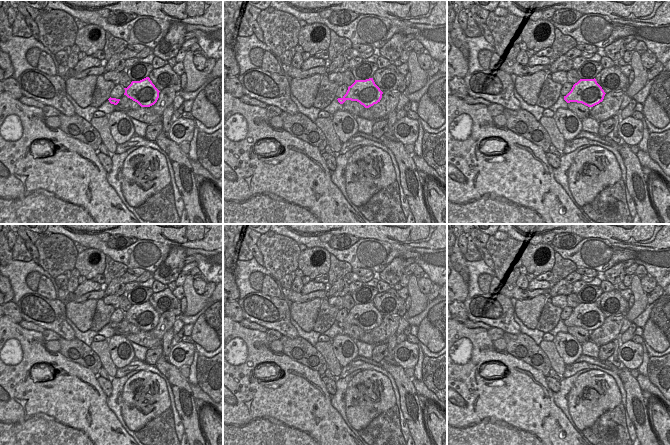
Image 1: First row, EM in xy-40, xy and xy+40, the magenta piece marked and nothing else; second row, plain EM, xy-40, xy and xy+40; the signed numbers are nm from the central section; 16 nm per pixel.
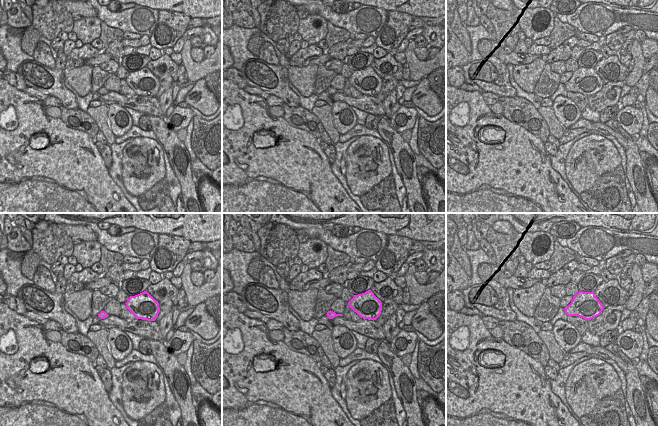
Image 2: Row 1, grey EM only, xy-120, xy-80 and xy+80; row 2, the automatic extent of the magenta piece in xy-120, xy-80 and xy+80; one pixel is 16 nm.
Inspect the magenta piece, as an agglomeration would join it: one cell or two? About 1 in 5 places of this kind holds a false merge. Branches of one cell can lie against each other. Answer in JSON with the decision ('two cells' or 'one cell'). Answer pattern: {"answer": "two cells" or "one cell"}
{"answer": "one cell"}

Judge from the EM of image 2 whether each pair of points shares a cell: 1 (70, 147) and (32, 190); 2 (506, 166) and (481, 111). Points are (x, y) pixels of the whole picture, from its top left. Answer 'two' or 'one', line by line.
1: one
2: one

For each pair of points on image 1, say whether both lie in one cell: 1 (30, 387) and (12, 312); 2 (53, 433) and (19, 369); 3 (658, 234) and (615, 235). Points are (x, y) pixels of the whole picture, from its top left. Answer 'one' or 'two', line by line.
1: two
2: one
3: one

